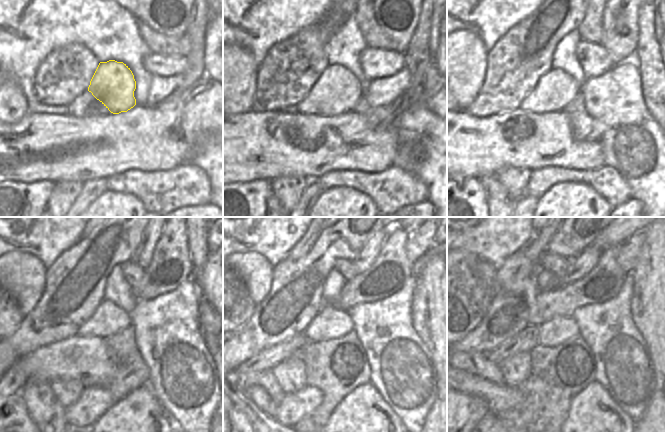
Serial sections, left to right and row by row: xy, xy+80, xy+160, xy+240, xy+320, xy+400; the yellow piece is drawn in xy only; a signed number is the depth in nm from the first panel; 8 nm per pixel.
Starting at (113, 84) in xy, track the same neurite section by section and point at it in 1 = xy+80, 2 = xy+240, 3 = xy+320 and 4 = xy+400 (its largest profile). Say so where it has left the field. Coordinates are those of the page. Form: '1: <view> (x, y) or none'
1: xy+80 (337, 90)
2: xy+240 (109, 319)
3: xy+320 (331, 322)
4: xy+400 (559, 329)

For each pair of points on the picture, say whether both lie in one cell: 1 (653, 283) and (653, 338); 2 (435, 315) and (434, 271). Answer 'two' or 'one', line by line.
1: one
2: one

